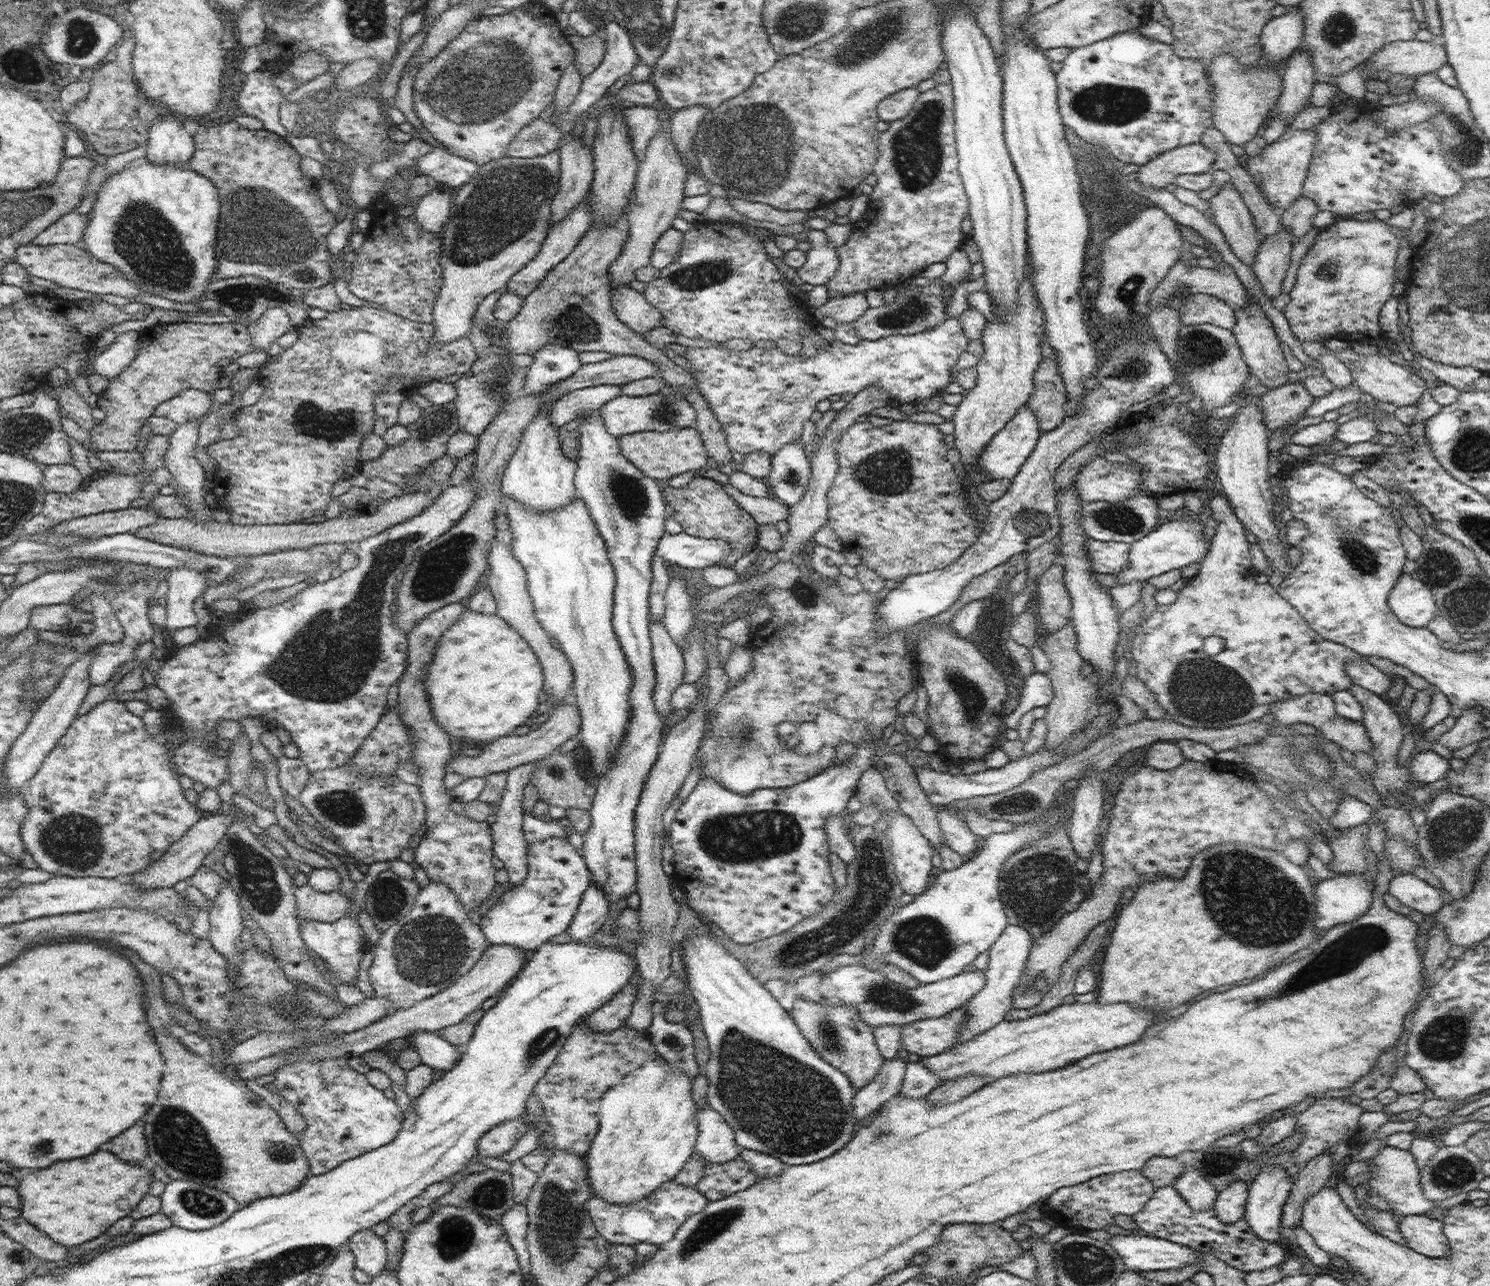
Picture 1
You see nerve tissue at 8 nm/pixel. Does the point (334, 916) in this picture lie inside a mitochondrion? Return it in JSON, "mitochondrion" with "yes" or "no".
{"mitochondrion":"no"}

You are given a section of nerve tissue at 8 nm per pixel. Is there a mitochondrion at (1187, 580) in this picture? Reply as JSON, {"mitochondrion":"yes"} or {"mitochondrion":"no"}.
{"mitochondrion":"no"}

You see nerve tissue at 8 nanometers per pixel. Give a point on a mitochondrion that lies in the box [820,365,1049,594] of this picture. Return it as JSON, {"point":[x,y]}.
{"point":[888,472]}

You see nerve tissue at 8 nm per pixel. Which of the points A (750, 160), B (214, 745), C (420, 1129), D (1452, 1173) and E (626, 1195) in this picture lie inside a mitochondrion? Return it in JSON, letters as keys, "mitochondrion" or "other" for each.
{"A":"mitochondrion","B":"other","C":"other","D":"mitochondrion","E":"other"}

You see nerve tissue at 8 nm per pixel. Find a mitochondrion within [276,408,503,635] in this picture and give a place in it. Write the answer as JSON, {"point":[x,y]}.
{"point":[441,568]}

